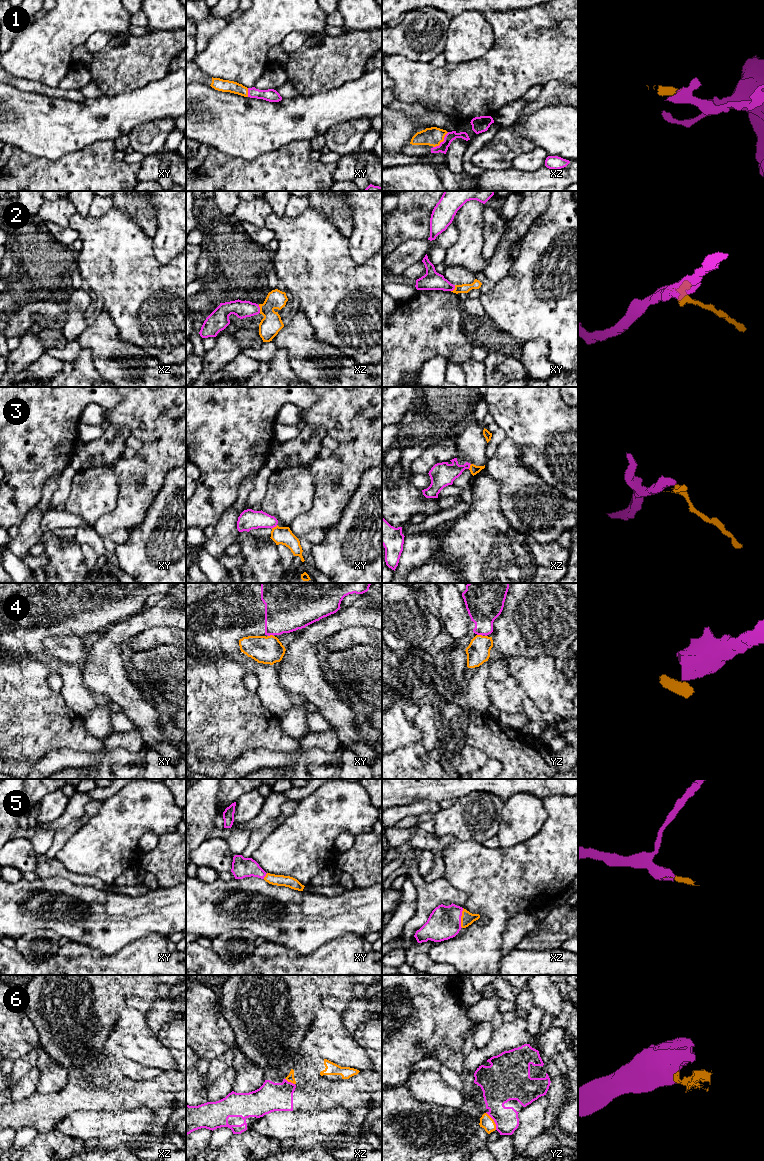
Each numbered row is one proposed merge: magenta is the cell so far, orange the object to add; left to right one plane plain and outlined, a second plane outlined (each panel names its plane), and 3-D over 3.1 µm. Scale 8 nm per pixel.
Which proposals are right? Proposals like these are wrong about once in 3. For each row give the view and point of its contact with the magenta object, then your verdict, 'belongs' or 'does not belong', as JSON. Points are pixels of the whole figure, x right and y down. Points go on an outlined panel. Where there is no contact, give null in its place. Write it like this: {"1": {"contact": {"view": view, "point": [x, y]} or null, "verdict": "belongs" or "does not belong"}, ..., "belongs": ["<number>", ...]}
{"1": {"contact": {"view": "xz", "point": [443, 141]}, "verdict": "belongs"}, "2": {"contact": {"view": "xz", "point": [259, 309]}, "verdict": "belongs"}, "3": {"contact": {"view": "xy", "point": [274, 526]}, "verdict": "does not belong"}, "4": {"contact": {"view": "xy", "point": [270, 634]}, "verdict": "does not belong"}, "5": {"contact": {"view": "xz", "point": [460, 918]}, "verdict": "belongs"}, "6": {"contact": {"view": "yz", "point": [494, 1121]}, "verdict": "does not belong"}, "belongs": ["1", "2", "5"]}

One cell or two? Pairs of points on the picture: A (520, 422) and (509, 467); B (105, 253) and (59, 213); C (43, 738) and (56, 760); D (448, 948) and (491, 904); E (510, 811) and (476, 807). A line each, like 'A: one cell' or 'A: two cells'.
A: two cells
B: two cells
C: two cells
D: one cell
E: two cells

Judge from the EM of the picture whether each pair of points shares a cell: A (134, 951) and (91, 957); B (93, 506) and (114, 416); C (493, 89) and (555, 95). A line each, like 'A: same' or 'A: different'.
A: same
B: different
C: different

